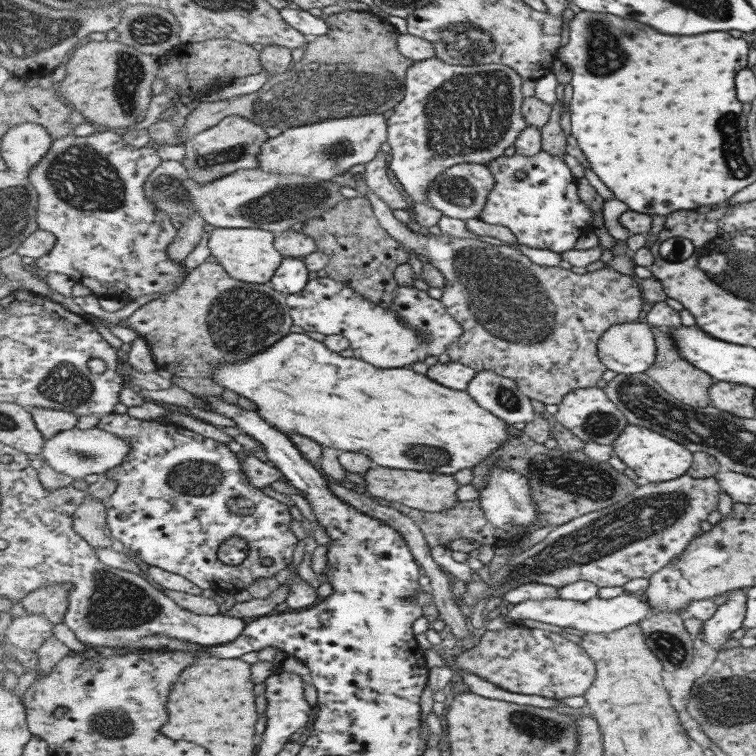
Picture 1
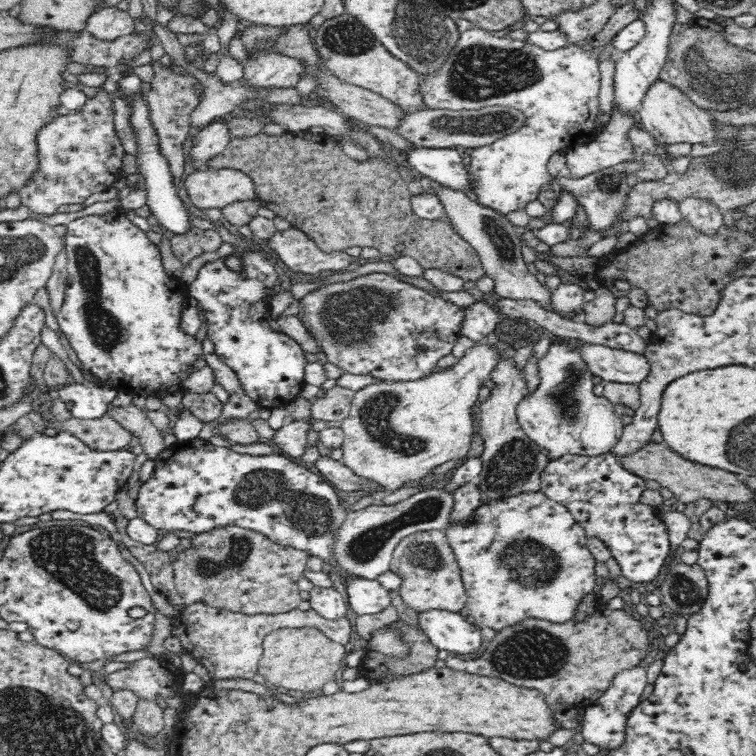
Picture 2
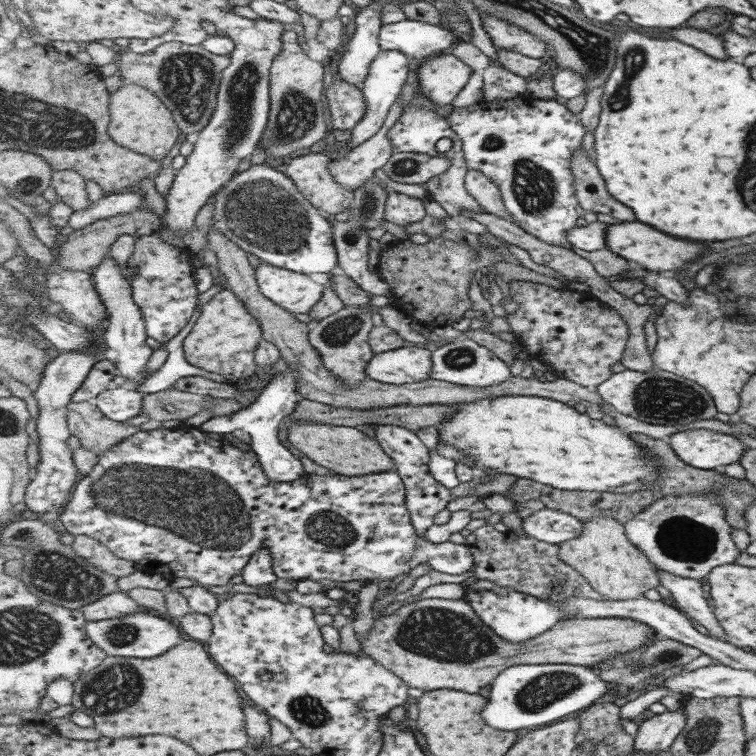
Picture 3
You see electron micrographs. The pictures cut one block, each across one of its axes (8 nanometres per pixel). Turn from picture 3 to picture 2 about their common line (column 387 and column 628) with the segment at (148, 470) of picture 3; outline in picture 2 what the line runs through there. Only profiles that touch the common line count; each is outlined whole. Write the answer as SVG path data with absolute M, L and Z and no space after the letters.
M612 452L591 455L568 454L552 459L540 474L541 491L551 500L564 505L585 530L586 536L600 539L616 558L622 576L632 582L649 584L664 566L664 560L670 552L668 527L659 517L659 508L640 503L640 494L646 488L646 480L624 469Z

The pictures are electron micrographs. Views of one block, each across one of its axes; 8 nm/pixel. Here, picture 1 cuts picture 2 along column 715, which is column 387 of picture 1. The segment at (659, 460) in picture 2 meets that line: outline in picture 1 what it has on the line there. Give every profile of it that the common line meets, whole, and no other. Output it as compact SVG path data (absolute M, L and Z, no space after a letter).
M375 465L364 474L366 488L375 498L399 502L405 506L420 510L441 512L459 504L457 490L461 484L453 474L435 474L416 470L390 469Z

